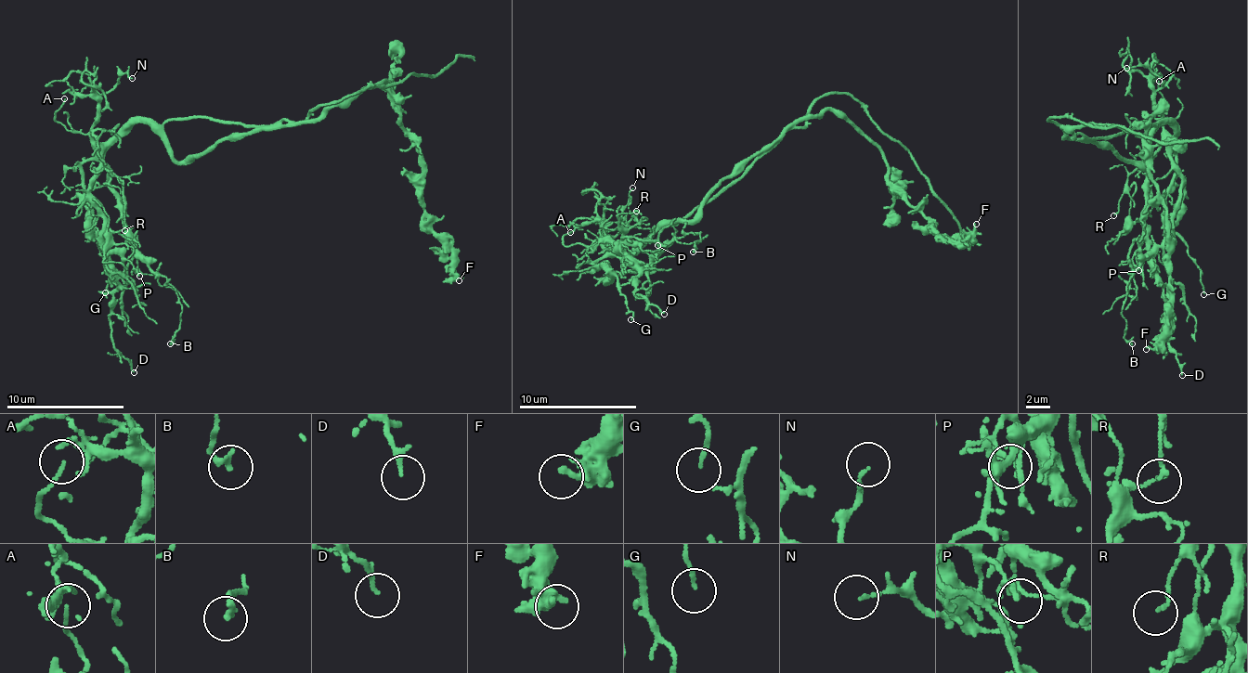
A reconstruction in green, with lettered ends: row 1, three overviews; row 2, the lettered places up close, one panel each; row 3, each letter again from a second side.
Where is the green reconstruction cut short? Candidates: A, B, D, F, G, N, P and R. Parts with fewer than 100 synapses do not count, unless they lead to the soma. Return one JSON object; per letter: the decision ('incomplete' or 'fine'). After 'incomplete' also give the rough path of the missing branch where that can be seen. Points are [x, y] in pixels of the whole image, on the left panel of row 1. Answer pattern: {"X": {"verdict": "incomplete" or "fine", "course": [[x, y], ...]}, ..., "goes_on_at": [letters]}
{"A": {"verdict": "fine"}, "B": {"verdict": "fine"}, "D": {"verdict": "fine"}, "F": {"verdict": "fine"}, "G": {"verdict": "fine"}, "N": {"verdict": "fine"}, "P": {"verdict": "fine"}, "R": {"verdict": "fine"}, "goes_on_at": []}

